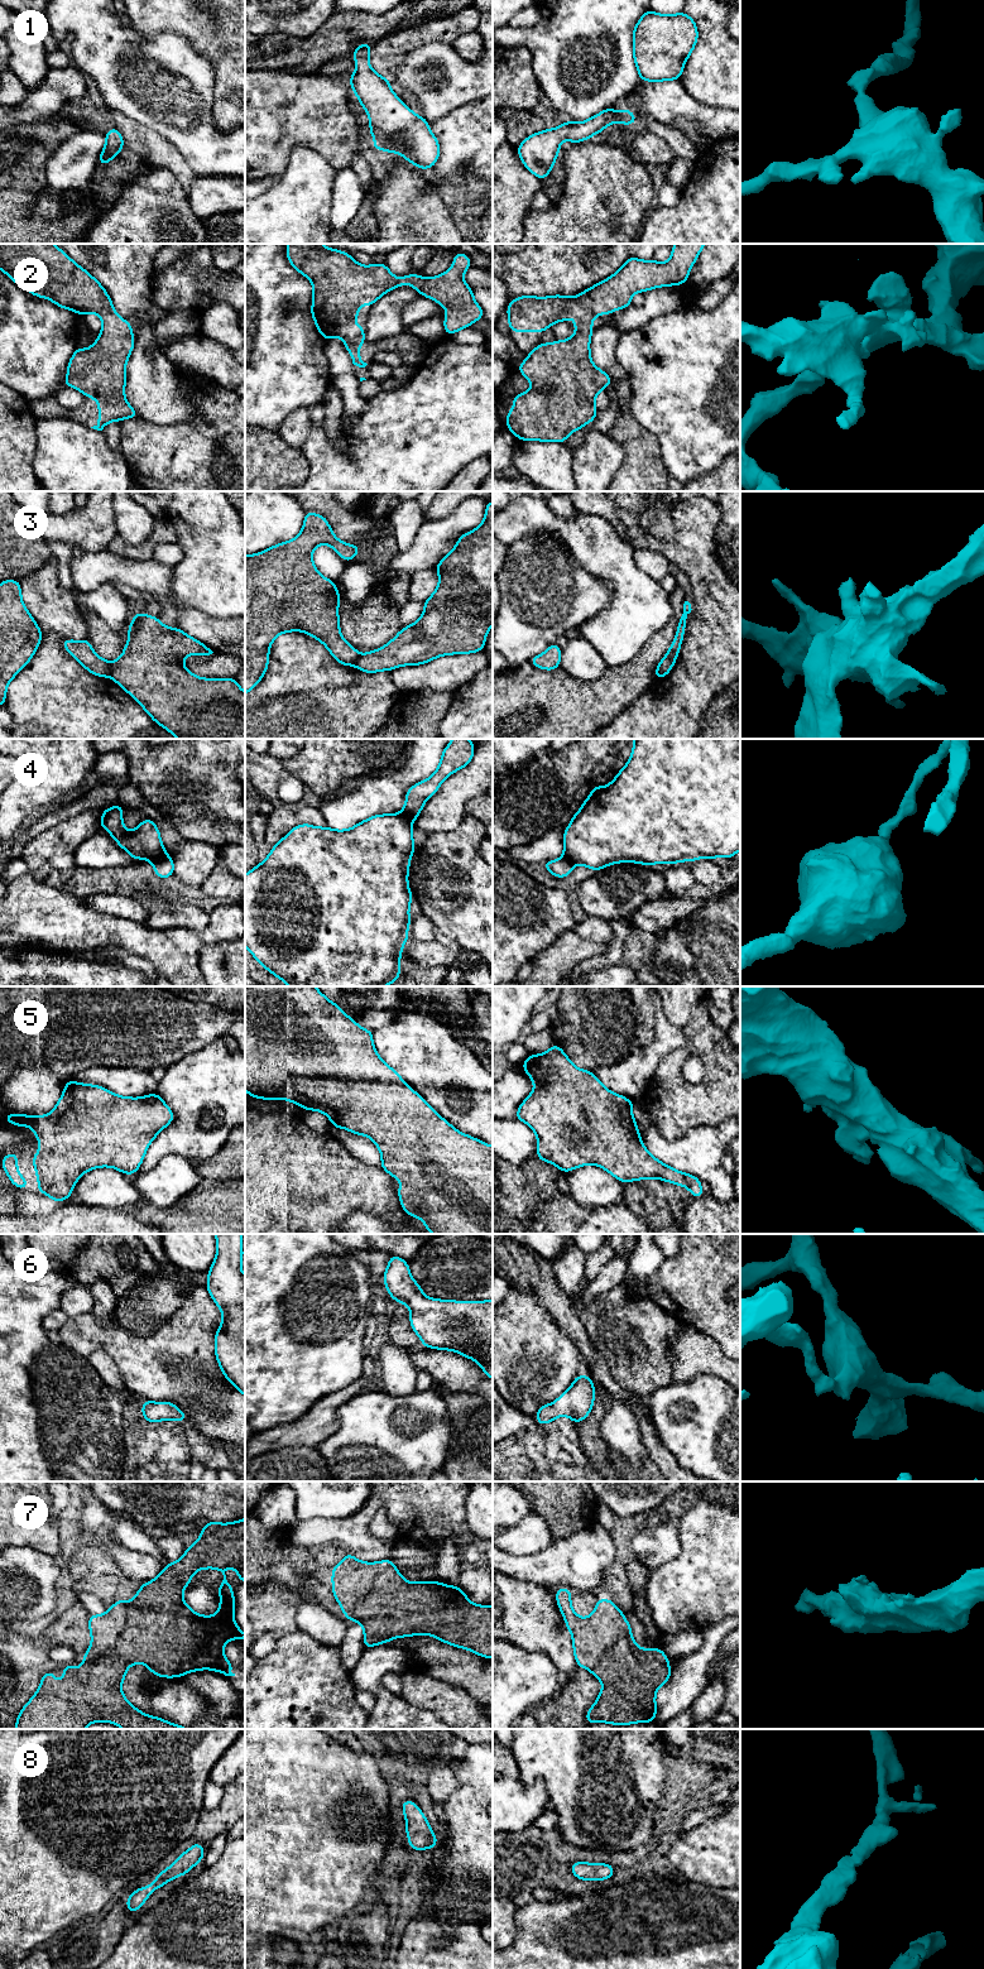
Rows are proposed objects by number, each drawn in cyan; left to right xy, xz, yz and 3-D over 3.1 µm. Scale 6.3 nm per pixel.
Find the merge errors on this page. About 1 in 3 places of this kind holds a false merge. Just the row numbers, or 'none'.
3, 4

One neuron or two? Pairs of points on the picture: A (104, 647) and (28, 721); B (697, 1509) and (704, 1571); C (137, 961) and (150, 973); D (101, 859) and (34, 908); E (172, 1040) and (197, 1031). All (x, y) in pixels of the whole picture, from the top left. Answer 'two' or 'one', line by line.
A: two
B: one
C: one
D: two
E: one

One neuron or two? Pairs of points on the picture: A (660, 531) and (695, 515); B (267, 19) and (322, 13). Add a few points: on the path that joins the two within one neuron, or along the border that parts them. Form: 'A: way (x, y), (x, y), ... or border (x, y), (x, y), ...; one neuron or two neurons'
A: border (675, 505), (675, 537), (660, 541), (644, 536); two neurons
B: way (281, 18), (308, 13); one neuron

